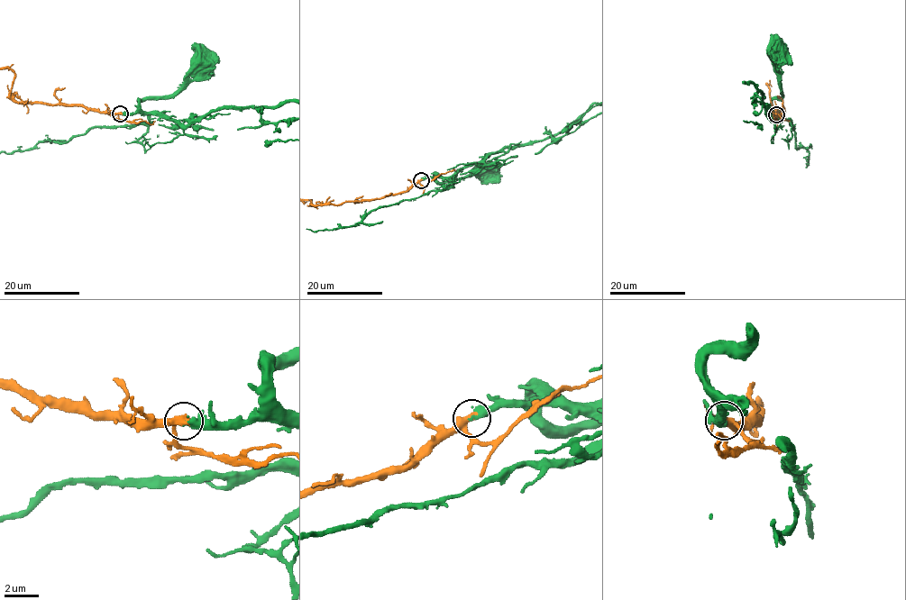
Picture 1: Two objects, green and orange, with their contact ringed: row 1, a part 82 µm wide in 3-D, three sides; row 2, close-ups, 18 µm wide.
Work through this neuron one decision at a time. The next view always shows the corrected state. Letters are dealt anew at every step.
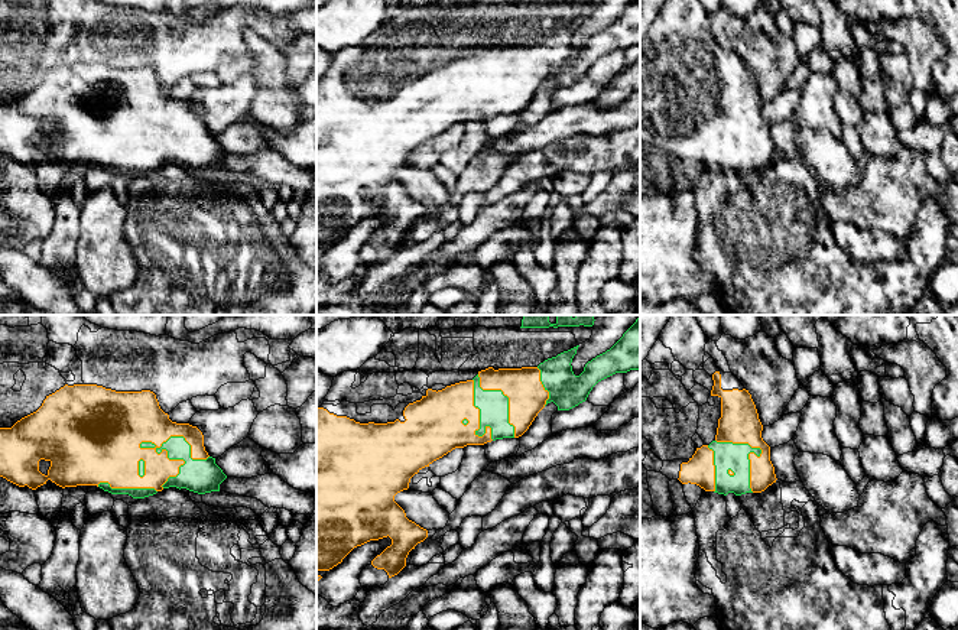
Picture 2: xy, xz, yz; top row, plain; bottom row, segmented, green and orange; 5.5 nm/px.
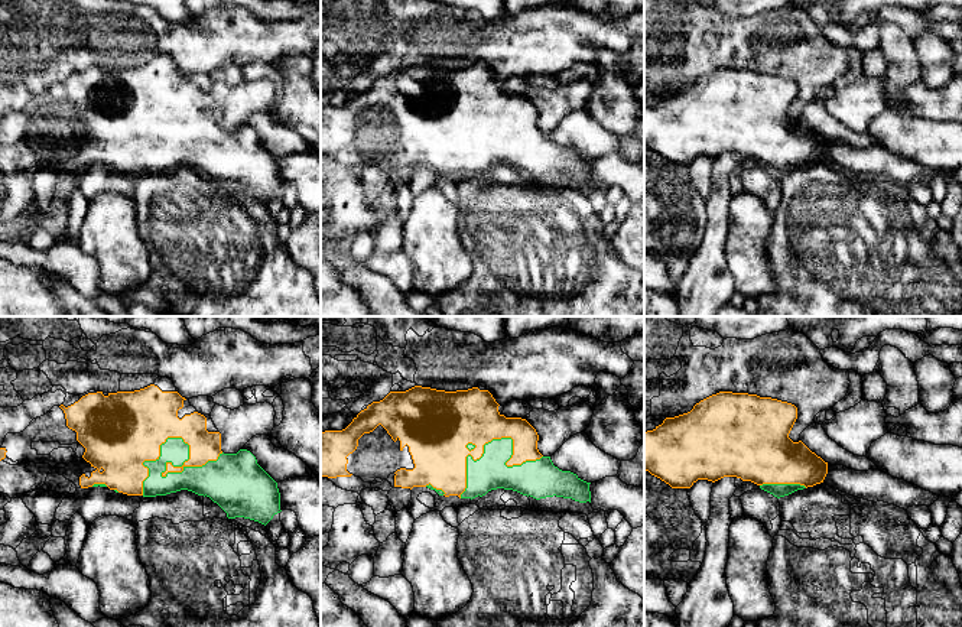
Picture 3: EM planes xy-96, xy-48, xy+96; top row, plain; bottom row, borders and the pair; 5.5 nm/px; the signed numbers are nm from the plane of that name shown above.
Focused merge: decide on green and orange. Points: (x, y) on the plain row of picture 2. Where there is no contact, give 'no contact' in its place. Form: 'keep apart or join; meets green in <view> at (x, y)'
join; meets green in xy at (179, 113)

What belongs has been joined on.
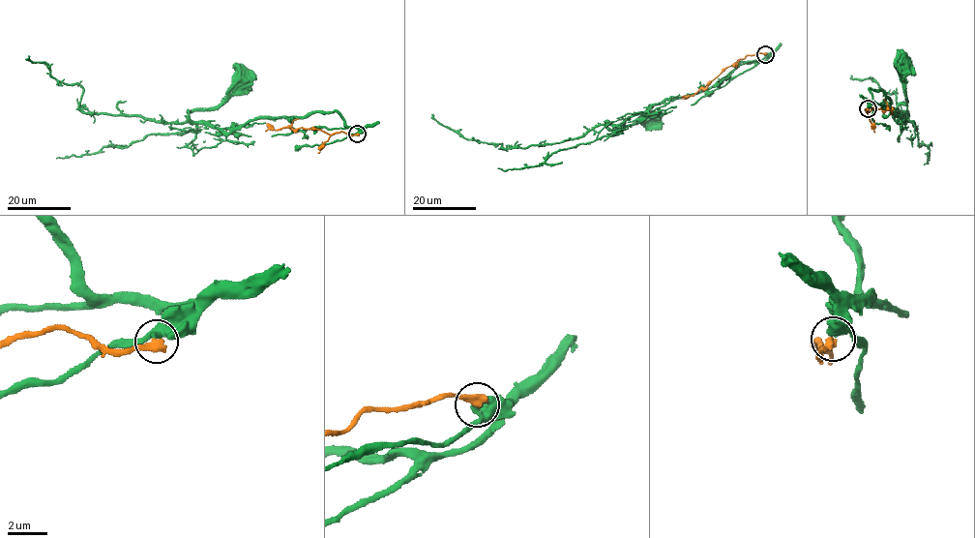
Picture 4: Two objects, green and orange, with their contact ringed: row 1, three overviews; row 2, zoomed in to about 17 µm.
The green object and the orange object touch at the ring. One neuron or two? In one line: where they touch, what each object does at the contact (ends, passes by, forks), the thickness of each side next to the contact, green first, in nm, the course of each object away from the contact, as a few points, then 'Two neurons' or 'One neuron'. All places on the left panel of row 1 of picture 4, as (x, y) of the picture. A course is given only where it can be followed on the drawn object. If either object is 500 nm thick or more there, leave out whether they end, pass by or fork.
Place: (357, 134). At the ring green forks. At the ring orange ends. Thickness 190 nm (green) against 480 nm. Course of green: (357, 133), (335, 111), (250, 119), (225, 129), (192, 122), (190, 110), (217, 106), (241, 79). Course of orange: (357, 134), (330, 134), (303, 128), (277, 130), (266, 123). Two neurons

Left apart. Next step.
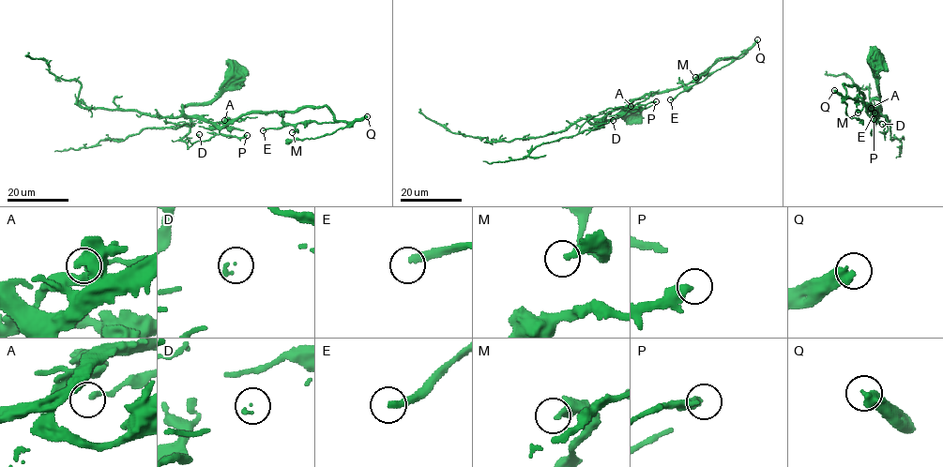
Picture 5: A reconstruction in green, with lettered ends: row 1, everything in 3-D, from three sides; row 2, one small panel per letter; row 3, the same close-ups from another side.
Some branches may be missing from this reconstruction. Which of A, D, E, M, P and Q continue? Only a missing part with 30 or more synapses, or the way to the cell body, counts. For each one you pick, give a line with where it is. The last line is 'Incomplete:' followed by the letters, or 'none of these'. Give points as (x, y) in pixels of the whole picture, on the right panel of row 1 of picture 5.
Q: at (834, 90)
Incomplete: Q

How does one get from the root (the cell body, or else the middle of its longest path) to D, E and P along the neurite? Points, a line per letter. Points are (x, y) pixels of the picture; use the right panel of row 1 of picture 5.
D: (874, 62), (879, 91), (871, 104), (887, 120), (885, 132), (882, 124)
E: (874, 62), (879, 91), (871, 104), (877, 108), (868, 111), (865, 97), (859, 95), (874, 112)
P: (874, 62), (879, 97), (871, 100), (877, 107), (872, 115), (874, 119)

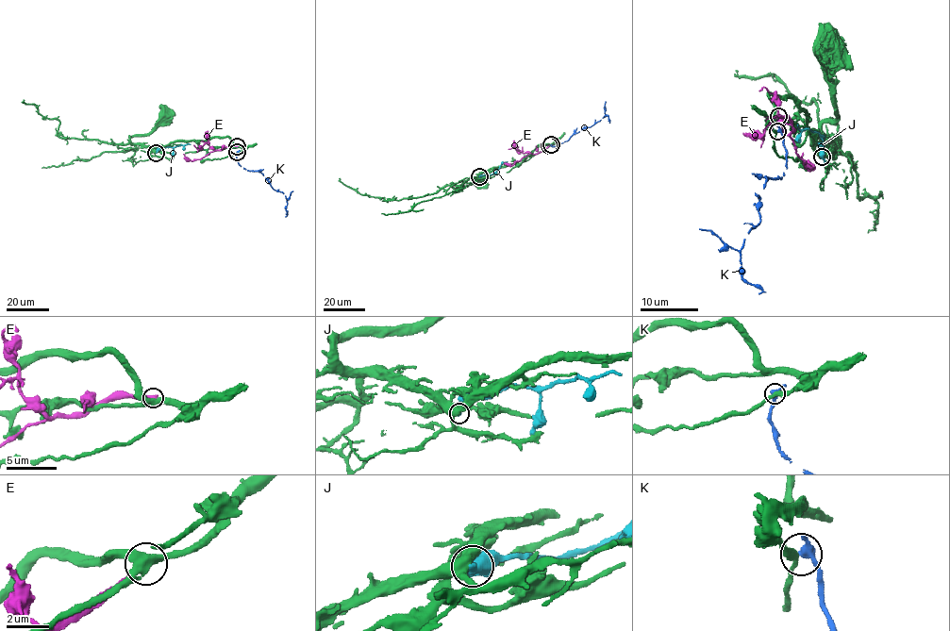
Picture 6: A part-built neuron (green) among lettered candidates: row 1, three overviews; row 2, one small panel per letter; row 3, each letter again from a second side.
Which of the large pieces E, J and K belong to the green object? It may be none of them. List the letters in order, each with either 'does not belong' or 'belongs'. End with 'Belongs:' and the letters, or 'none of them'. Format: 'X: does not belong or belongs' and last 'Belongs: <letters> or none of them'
E: does not belong
J: does not belong
K: does not belong
Belongs: none of them

